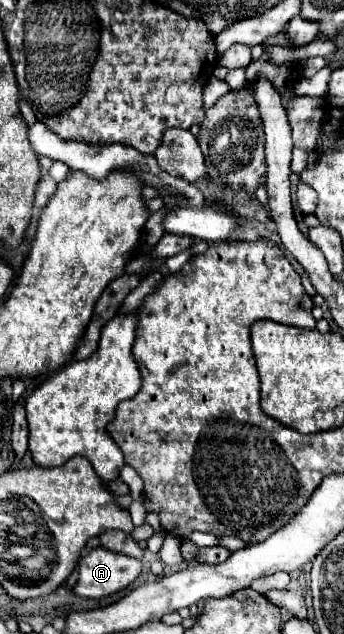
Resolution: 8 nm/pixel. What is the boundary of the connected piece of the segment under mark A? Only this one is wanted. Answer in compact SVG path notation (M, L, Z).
M94 548L80 558L80 576L72 592L82 598L104 598L132 584L140 572L140 560L106 552L106 548Z

